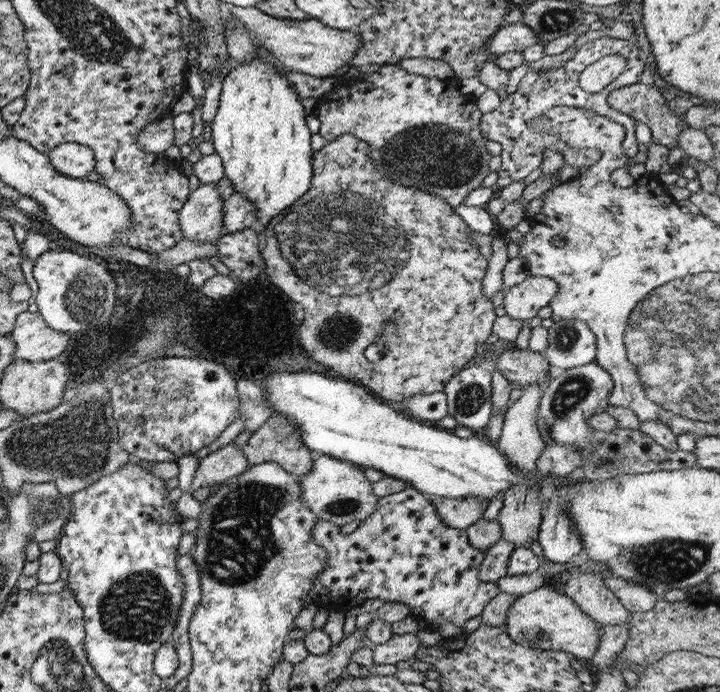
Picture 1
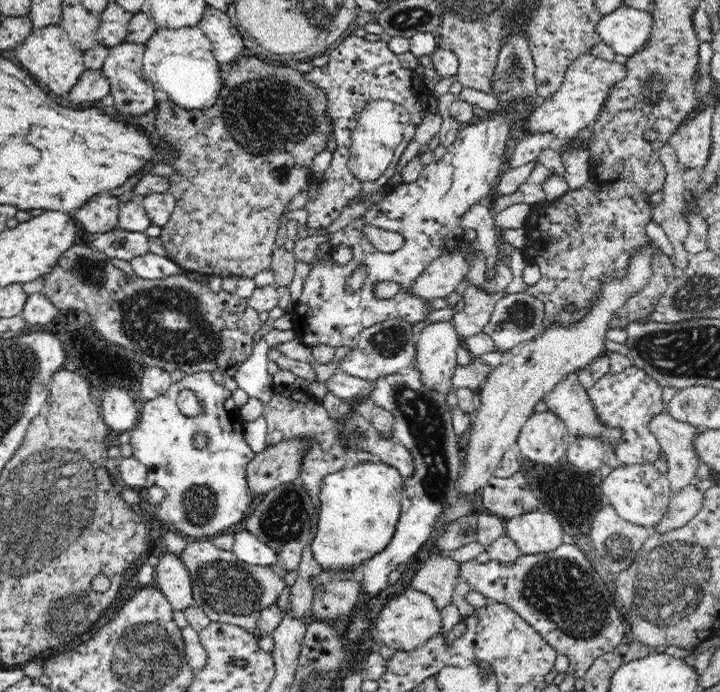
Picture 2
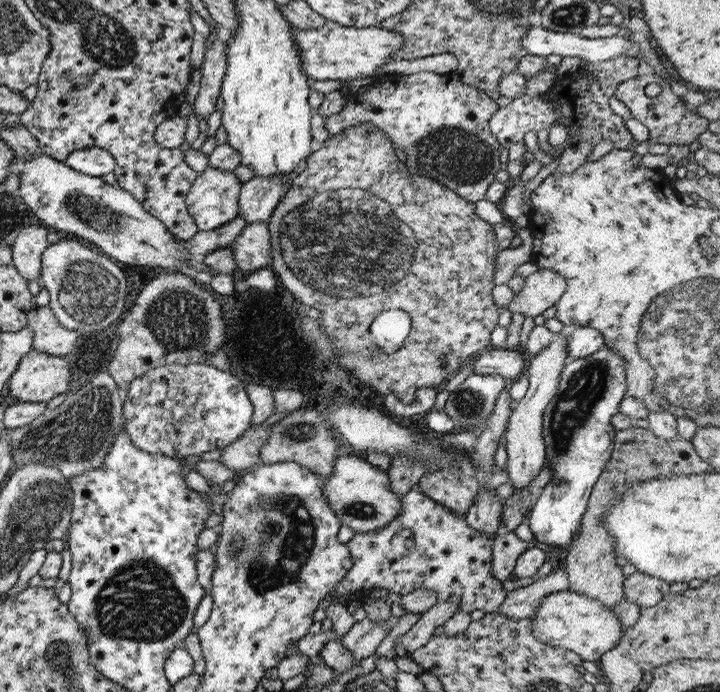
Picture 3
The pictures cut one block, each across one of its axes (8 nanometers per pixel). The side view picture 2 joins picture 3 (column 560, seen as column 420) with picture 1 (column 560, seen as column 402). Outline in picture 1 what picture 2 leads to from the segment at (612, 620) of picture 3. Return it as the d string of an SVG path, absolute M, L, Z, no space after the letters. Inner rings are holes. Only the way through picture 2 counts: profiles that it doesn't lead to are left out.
M546 587L516 597L508 606L503 624L509 637L517 644L568 653L579 665L594 657L601 636L599 626L595 626L595 622L591 622L591 618L587 618L575 603L567 596Z

